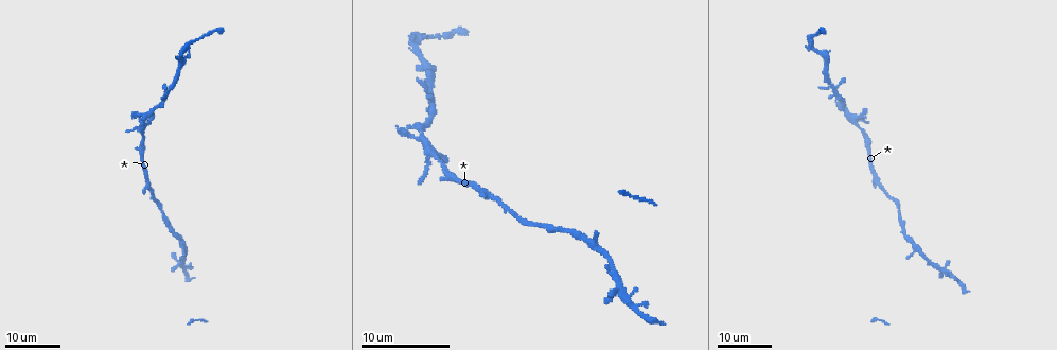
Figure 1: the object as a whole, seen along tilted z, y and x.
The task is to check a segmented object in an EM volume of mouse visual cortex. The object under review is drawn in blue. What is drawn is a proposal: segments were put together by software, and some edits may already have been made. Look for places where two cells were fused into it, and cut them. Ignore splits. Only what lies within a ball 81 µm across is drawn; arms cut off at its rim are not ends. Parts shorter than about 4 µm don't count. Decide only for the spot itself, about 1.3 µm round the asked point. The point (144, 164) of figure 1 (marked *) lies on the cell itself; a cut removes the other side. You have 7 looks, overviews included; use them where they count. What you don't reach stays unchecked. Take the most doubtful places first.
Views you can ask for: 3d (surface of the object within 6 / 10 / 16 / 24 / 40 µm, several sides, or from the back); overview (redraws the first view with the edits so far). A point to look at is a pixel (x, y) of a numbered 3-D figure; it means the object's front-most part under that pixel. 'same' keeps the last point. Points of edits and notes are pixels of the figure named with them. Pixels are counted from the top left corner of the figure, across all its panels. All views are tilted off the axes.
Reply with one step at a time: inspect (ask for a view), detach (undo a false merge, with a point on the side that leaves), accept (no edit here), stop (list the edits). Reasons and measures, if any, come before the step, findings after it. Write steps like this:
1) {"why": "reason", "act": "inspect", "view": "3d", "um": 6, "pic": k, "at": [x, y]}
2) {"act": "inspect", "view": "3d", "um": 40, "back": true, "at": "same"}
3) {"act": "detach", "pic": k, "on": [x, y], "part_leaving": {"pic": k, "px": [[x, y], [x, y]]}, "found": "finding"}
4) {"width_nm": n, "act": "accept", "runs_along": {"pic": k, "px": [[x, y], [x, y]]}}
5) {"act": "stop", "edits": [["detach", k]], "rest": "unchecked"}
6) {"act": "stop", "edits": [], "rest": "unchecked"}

{"why": "branch point", "act": "inspect", "view": "3d", "um": 24, "pic": 1, "at": [595, 246]}

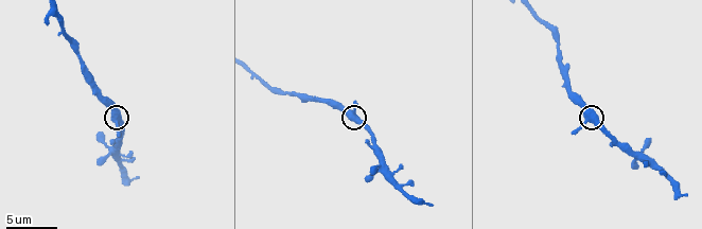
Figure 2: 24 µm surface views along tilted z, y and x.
{"why": "closer look", "act": "inspect", "view": "3d", "um": 10, "pic": 2, "at": [590, 118]}

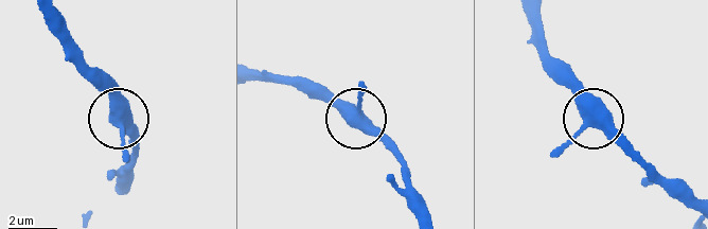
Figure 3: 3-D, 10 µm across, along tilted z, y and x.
{"arms": 3, "act": "accept", "runs_along": {"pic": 3, "px": [[257, 73], [303, 77], [400, 154]]}, "found": "continuous, no second cell"}

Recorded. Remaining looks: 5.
{"why": "four arms meet", "act": "inspect", "view": "3d", "um": 16, "pic": 1, "at": [836, 88]}

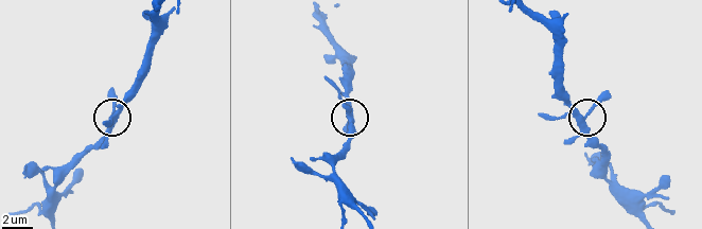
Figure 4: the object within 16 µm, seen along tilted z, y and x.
{"act": "inspect", "view": "3d", "um": 6, "pic": 4, "at": [580, 117]}

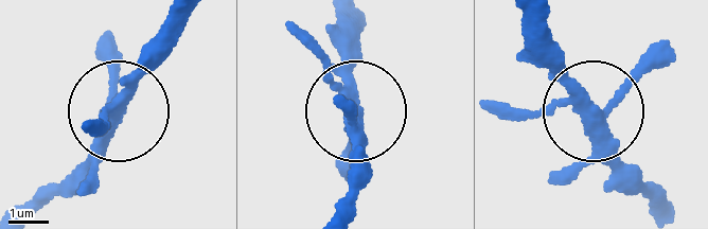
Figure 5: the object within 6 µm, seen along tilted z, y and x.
{"arms": 4, "act": "accept", "runs_along": {"pic": 5, "px": [[652, 196], [594, 112], [667, 40]]}, "found": "continuous, no second cell"}

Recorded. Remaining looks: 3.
{"why": "thick turns thin", "act": "inspect", "view": "3d", "um": 10, "pic": 2, "at": [111, 146]}

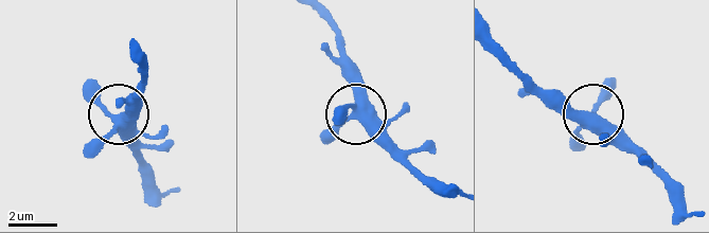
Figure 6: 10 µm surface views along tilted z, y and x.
{"width_nm": 440, "act": "accept", "runs_along": {"pic": 6, "px": [[317, 15], [331, 31], [356, 115], [399, 153]]}, "found": "all the same cell"}

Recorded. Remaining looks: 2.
{"why": "thick turns thin", "act": "inspect", "view": "3d", "um": 24, "pic": 1, "at": [868, 136]}

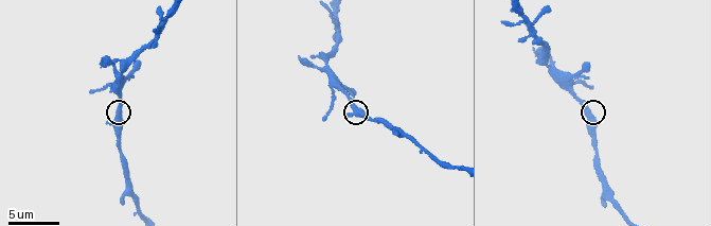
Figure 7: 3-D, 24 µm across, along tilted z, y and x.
{"why": "zoom in", "act": "inspect", "view": "3d", "um": 6, "pic": 7, "at": [117, 114]}

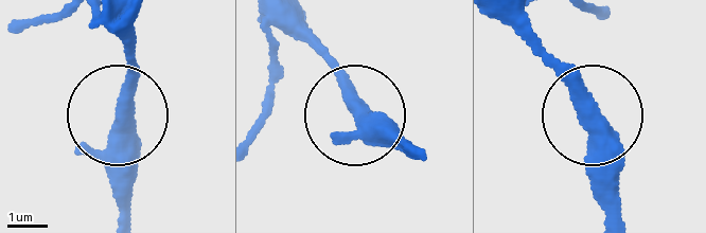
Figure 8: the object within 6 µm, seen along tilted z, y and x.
{"width_nm": 440, "act": "accept", "runs_along": {"pic": 8, "px": [[623, 212], [590, 100], [521, 25]]}, "found": "continuous, no second cell"}

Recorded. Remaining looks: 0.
{"act": "stop", "edits": [], "rest": "unchecked"}

